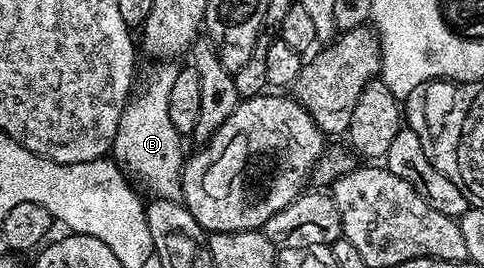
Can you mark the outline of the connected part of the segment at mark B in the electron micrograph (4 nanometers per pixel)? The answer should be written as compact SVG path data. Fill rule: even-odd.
M169 74L157 77L143 97L132 99L124 107L111 149L112 159L124 174L134 181L139 180L149 193L167 198L169 202L176 201L176 197L182 195L182 168L185 164L182 135L179 135L169 117L172 80L173 76Z

